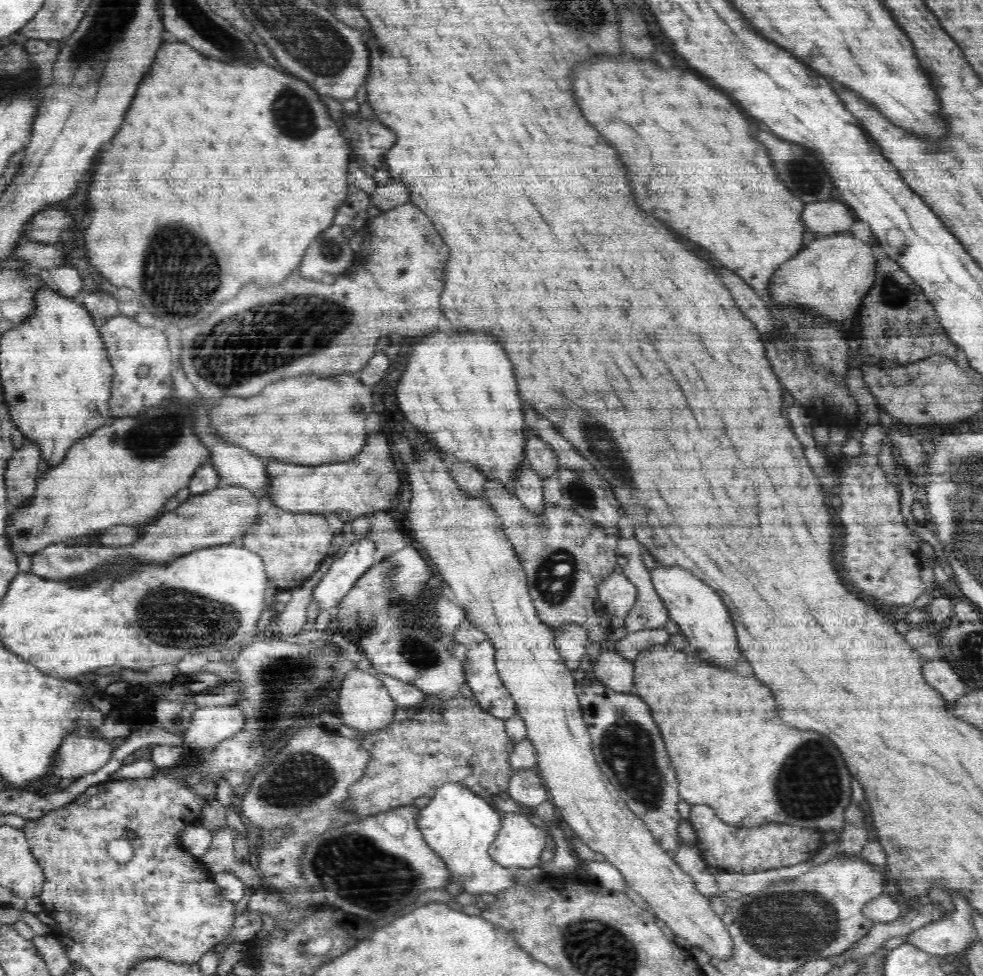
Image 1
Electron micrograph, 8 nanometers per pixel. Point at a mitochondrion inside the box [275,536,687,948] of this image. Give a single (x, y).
(369, 879)

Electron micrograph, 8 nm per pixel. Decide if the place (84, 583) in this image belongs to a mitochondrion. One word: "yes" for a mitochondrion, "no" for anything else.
yes

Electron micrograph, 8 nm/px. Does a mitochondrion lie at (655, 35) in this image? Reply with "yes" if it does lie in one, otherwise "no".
no

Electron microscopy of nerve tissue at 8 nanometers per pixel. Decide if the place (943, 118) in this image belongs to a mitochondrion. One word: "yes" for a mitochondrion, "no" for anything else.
no

